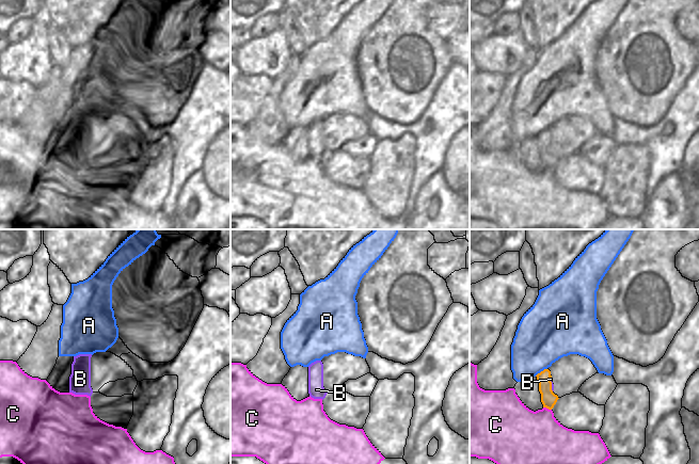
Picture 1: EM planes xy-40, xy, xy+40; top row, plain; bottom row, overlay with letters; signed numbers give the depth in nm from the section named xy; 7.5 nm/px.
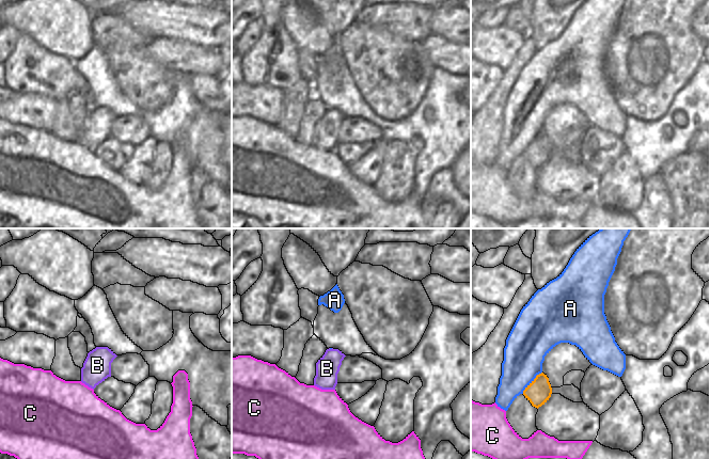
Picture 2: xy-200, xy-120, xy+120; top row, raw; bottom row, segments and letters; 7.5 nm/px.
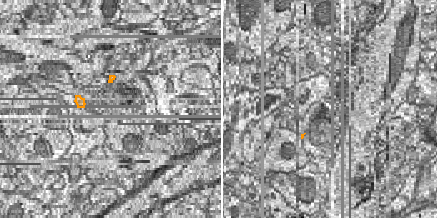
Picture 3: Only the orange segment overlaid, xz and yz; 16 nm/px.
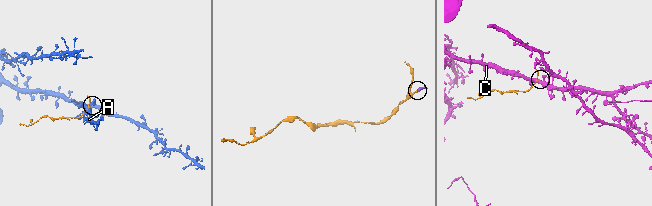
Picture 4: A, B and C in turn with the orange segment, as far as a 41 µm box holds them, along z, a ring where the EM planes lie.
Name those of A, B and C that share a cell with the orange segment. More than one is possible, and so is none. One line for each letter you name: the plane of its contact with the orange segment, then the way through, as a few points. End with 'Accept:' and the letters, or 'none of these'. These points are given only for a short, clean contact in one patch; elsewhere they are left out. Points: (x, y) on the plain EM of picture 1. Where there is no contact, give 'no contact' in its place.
B: xy+40 | across xy+40 (549, 160), (551, 146), (551, 140)
Accept: B

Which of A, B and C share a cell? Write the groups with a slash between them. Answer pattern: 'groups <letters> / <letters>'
groups A / B / C

